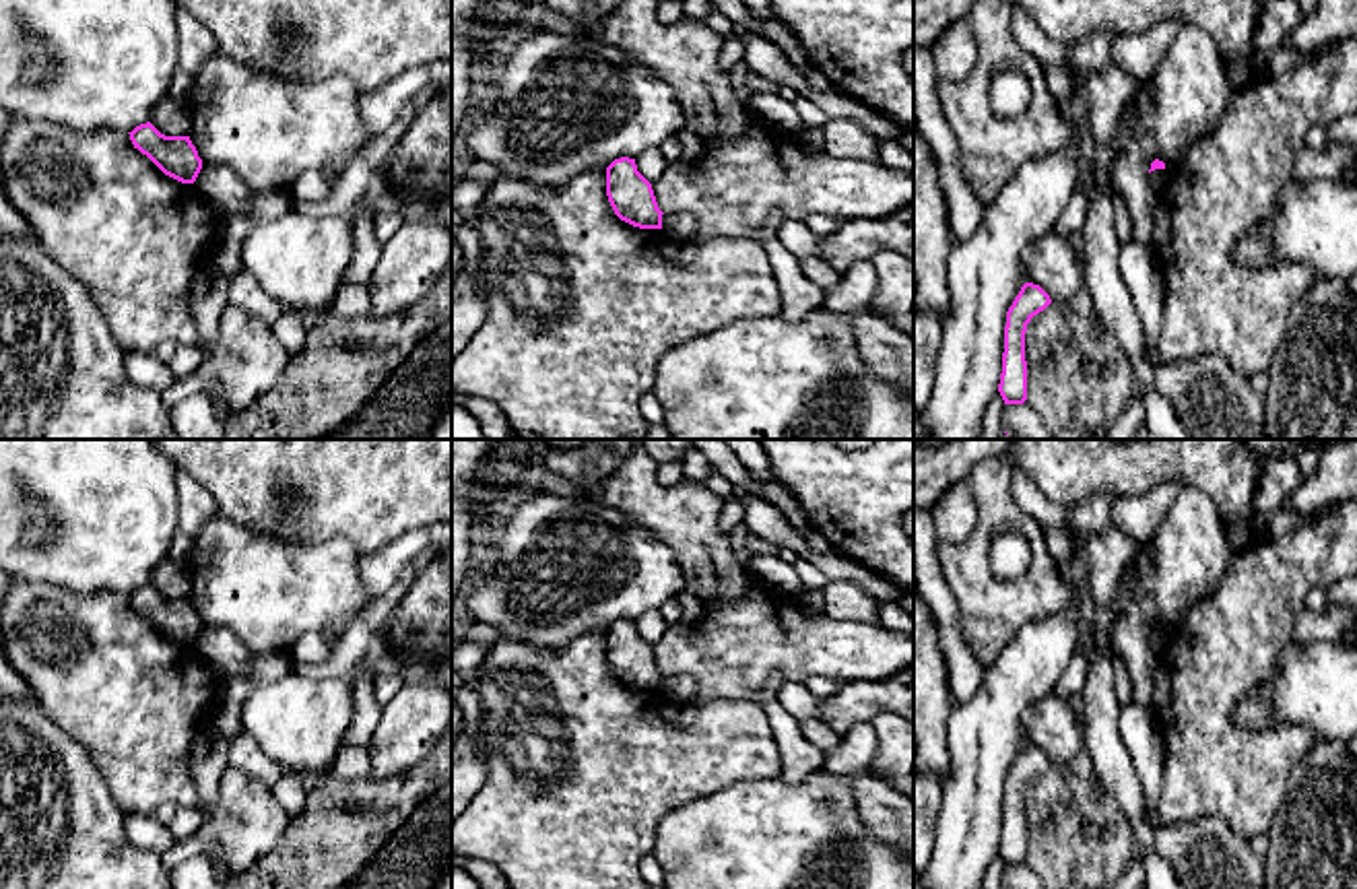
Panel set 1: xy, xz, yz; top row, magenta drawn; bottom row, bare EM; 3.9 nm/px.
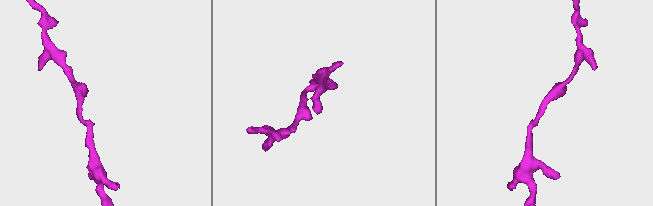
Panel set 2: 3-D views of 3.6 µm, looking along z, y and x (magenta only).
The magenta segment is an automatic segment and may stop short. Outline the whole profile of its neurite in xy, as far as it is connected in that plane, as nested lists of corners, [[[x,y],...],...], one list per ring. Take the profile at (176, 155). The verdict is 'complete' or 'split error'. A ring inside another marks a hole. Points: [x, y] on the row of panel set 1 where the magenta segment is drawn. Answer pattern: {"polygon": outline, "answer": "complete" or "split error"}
{"polygon": [[[151,122],[136,126],[130,134],[134,149],[146,155],[165,175],[194,184],[202,159],[190,136],[165,136]]], "answer": "complete"}

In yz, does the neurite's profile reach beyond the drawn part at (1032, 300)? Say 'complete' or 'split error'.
complete

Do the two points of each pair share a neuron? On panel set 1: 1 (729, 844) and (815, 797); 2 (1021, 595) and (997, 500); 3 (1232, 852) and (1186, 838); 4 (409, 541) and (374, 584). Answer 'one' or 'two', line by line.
1: one
2: one
3: one
4: one

